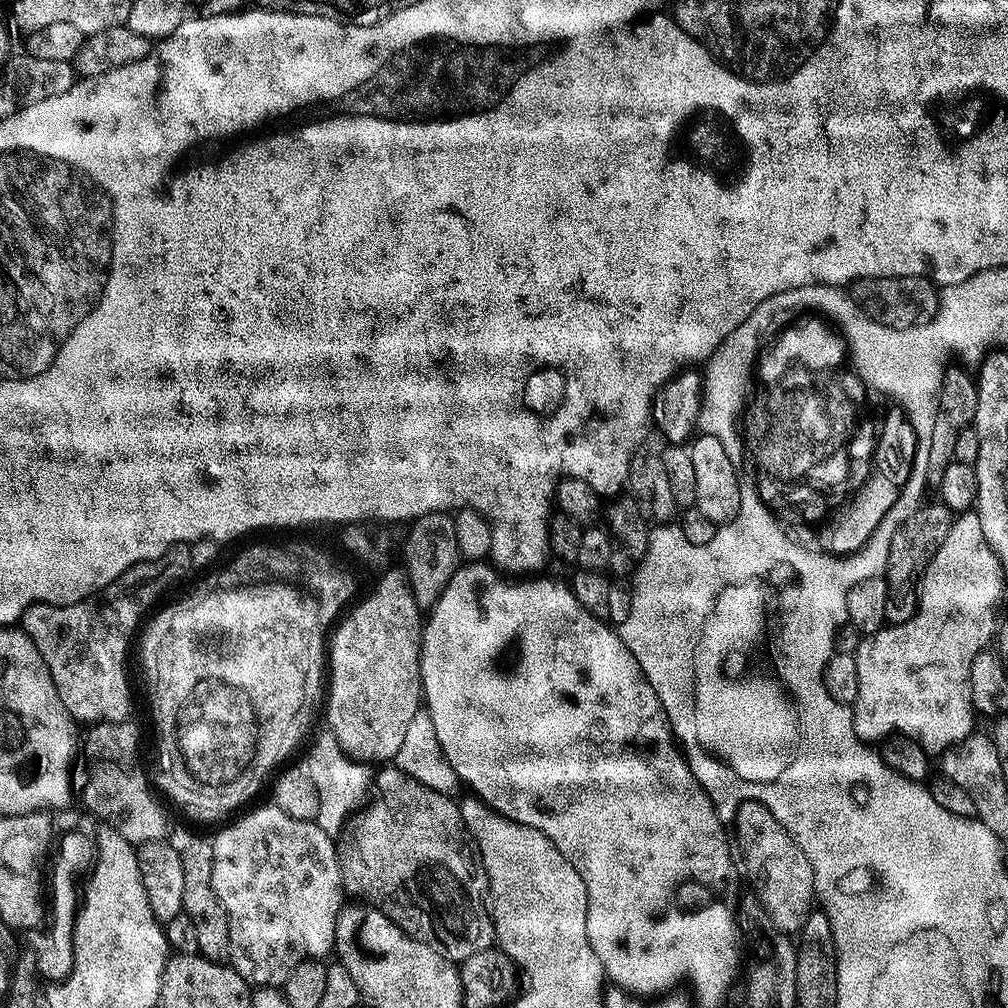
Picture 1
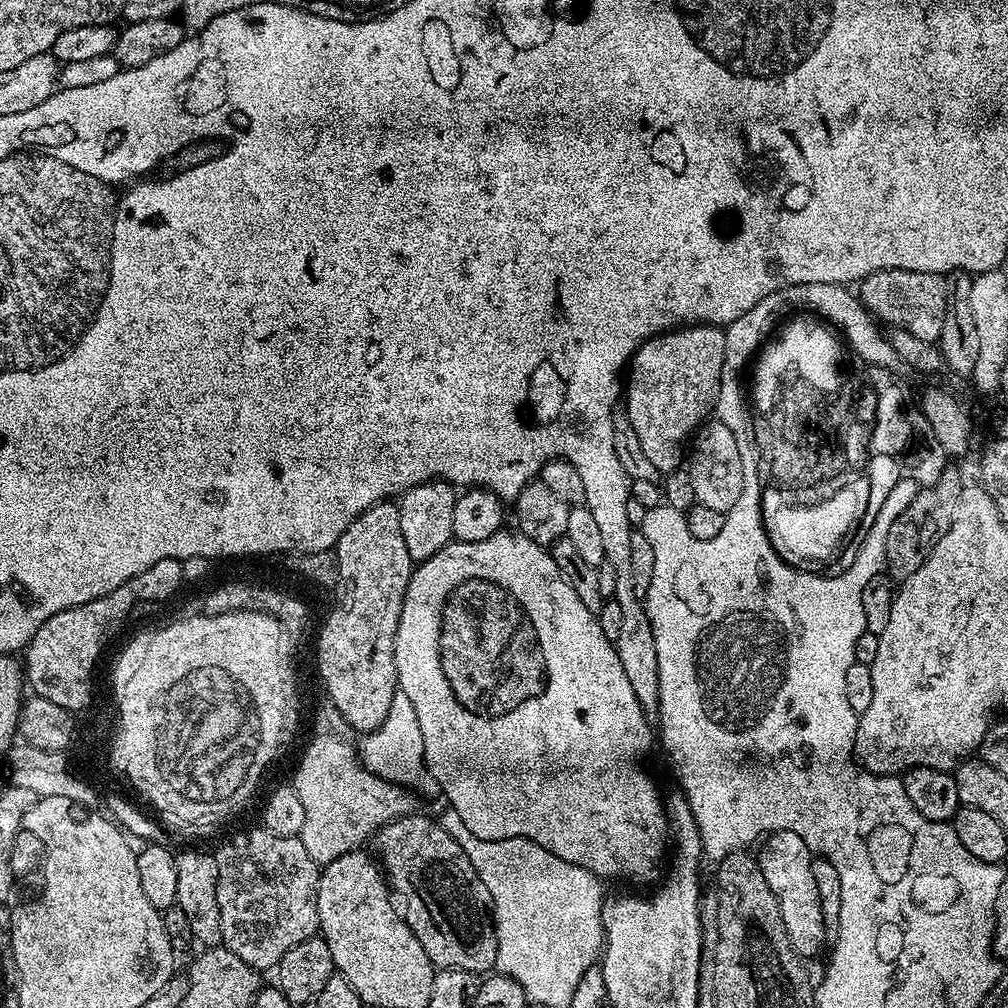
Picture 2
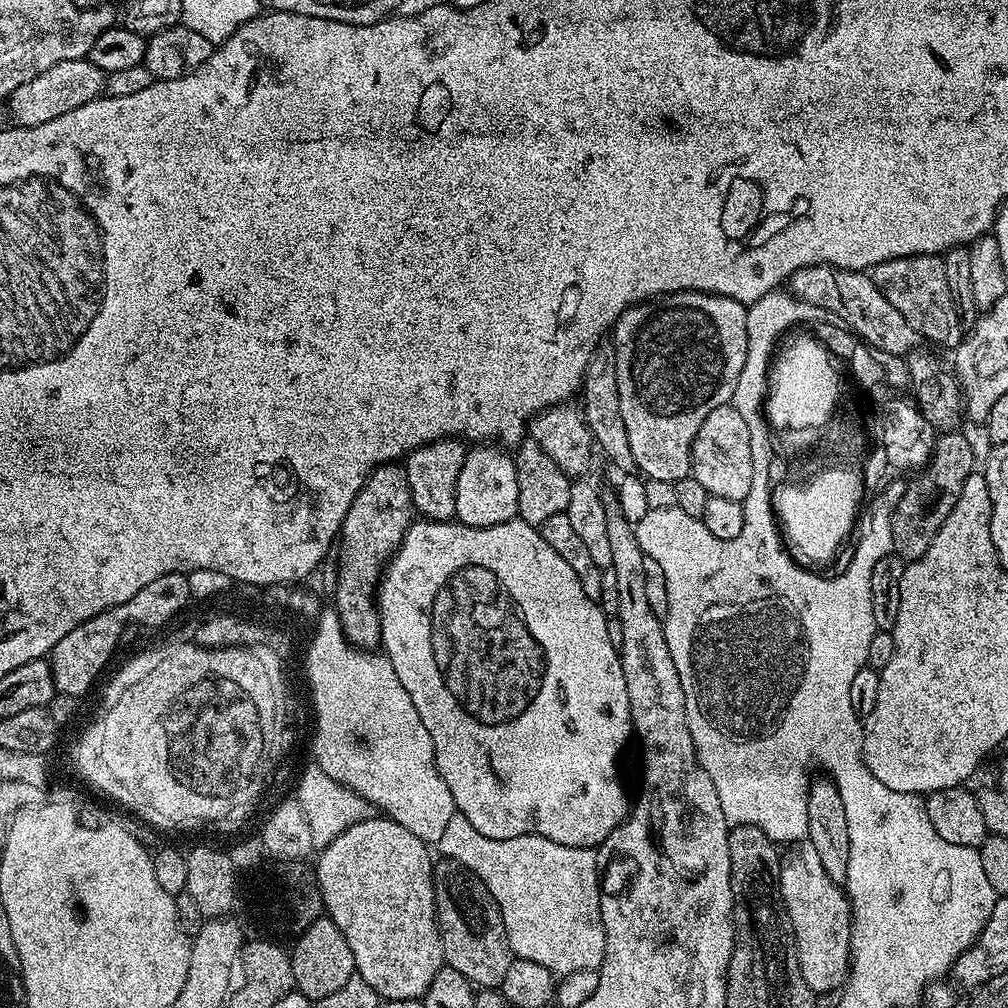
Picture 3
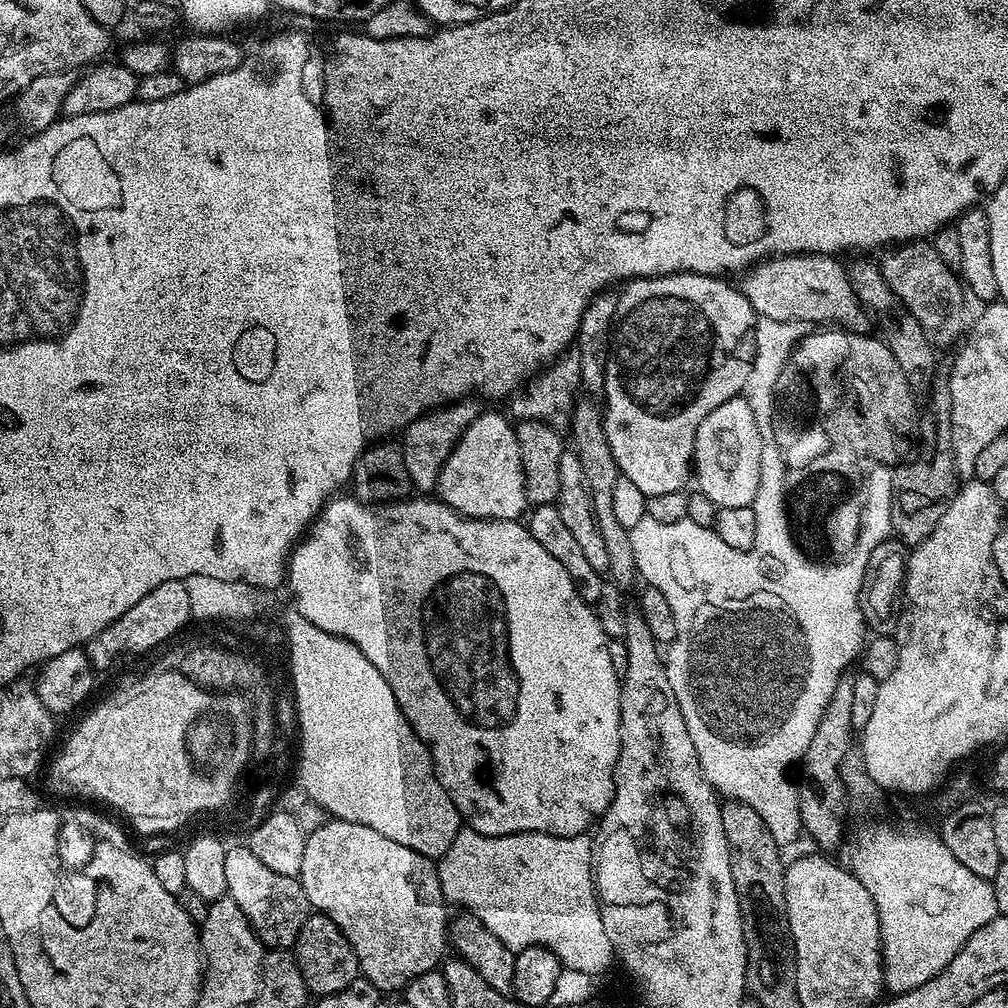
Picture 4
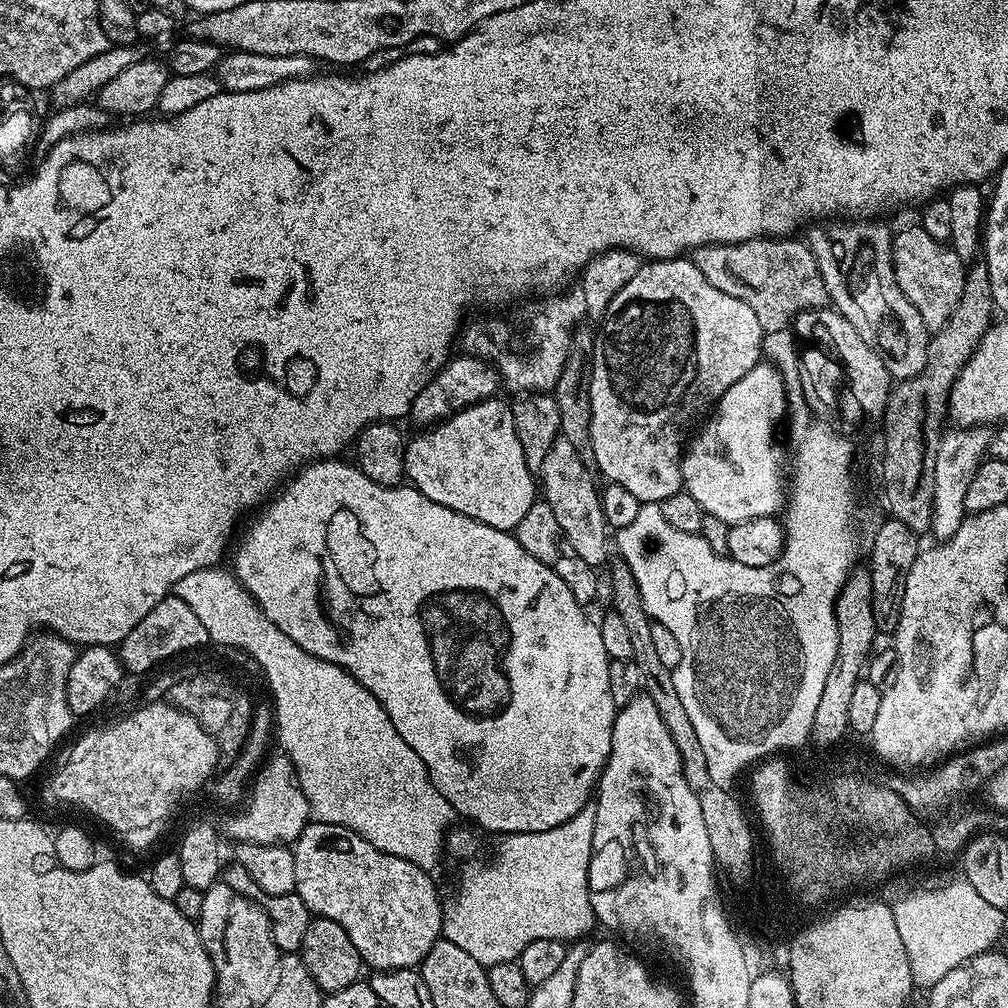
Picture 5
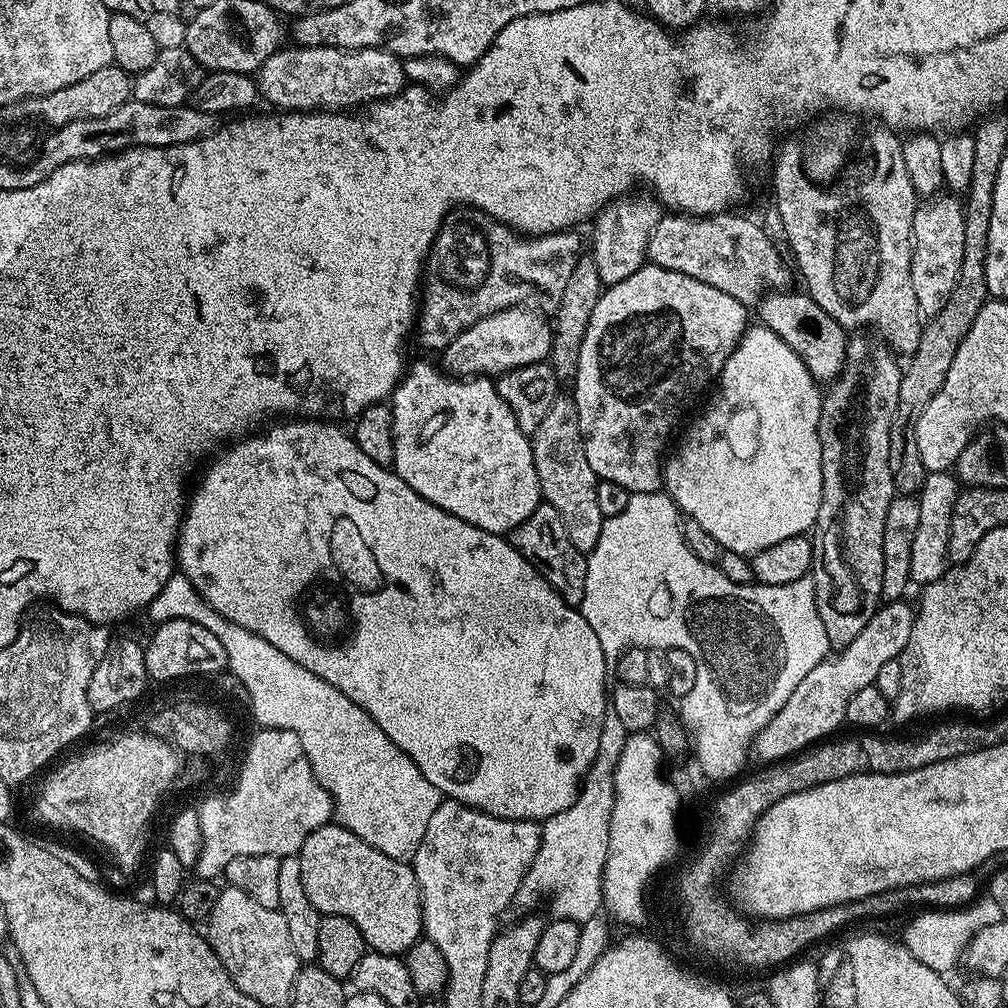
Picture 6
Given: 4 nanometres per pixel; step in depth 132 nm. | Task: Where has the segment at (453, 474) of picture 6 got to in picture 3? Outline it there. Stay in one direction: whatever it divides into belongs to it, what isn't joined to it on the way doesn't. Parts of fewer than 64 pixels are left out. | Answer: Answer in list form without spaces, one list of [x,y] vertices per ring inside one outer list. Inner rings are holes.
[[[500,446],[469,447],[458,474],[455,519],[471,528],[489,528],[517,519],[518,474],[516,461]]]

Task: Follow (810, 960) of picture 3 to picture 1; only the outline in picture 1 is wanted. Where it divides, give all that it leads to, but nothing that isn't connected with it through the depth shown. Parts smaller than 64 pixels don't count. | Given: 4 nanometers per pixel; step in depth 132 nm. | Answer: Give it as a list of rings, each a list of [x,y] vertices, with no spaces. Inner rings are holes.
[[[744,801],[738,806],[734,828],[734,844],[738,849],[743,871],[744,868],[748,871],[748,876],[756,887],[754,892],[759,903],[767,909],[772,908],[772,917],[776,919],[776,924],[780,924],[783,934],[799,933],[807,922],[809,913],[813,911],[812,904],[814,905],[816,895],[814,874],[806,854],[782,826],[782,822],[778,822],[778,818],[770,814],[767,806],[757,801]]]

